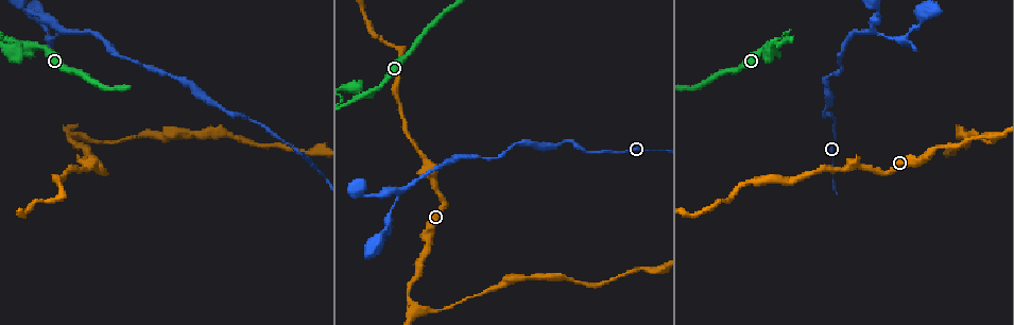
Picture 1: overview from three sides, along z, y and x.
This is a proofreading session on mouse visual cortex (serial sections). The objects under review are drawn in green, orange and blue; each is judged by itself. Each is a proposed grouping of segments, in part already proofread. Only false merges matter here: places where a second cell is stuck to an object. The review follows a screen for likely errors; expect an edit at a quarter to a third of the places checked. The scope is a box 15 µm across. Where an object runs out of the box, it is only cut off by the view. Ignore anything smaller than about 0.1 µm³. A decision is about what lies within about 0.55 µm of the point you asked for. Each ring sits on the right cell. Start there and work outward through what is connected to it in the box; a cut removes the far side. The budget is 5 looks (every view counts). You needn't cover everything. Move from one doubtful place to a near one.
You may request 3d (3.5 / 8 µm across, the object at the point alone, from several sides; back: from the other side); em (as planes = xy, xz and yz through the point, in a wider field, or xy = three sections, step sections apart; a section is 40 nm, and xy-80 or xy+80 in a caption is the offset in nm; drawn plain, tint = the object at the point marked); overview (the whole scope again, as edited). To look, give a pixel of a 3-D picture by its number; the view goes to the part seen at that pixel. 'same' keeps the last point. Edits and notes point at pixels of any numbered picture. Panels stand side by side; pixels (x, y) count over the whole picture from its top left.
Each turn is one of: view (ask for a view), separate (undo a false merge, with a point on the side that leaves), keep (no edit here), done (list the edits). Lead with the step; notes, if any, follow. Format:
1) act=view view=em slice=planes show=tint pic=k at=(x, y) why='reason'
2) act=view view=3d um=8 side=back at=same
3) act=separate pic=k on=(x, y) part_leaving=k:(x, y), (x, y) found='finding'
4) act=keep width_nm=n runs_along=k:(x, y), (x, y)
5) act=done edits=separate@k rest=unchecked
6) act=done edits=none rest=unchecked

act=view view=3d um=3.5 pic=1 at=(873, 30) why='a fork'

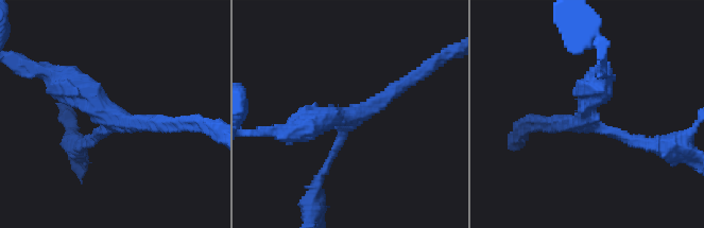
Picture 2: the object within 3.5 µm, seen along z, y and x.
act=view view=em slice=xy step=1 show=tint pic=2 at=(588, 125) arms=3 arm_widths_nm=150,200,350 why='shape alone is not enough'

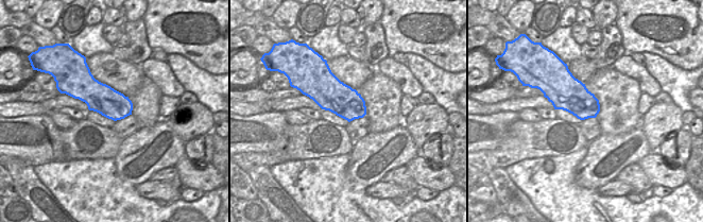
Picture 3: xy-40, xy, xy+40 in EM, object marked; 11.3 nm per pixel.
act=view view=em slice=xy step=2 show=tint at=same why='cut it another way'

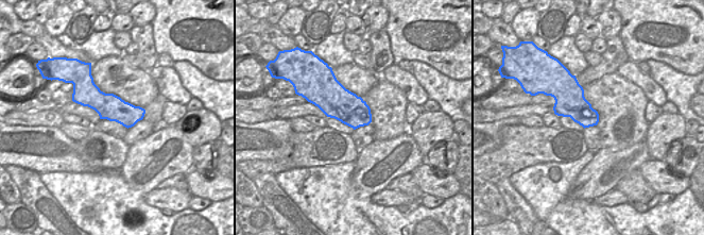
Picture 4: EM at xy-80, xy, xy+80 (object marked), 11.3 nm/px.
act=keep width_nm=360 runs_along=4:(76, 96), (141, 114) found='all the same cell'

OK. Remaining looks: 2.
act=view view=3d um=3.5 pic=1 at=(73, 136) why='branch point'

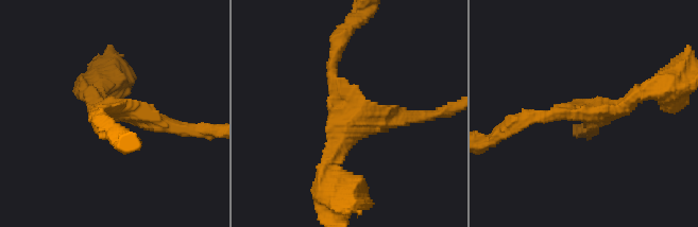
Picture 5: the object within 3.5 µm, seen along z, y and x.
act=view view=em slice=xy step=5 show=tint pic=5 at=(593, 111) why='shape alone is not enough'

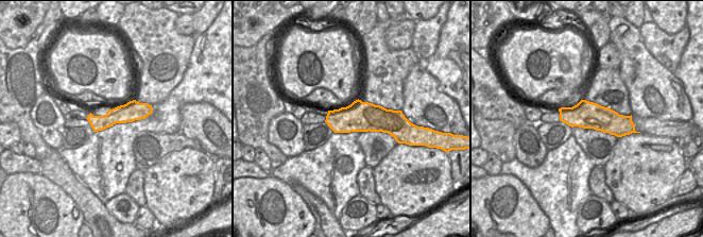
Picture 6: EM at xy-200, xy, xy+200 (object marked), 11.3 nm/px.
act=keep width_nm=340 runs_along=5:(335, 54), (332, 79), (355, 120), (420, 117) found='all the same cell'

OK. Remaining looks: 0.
act=done edits=none rest=unchecked

